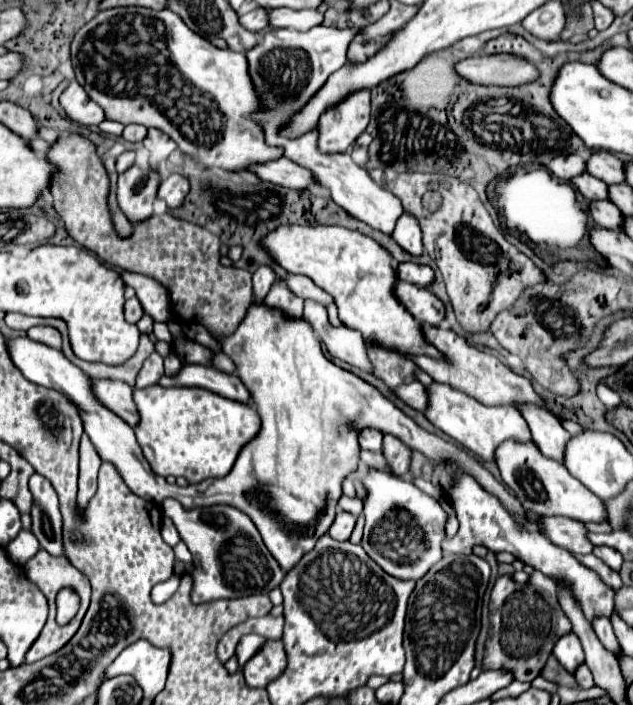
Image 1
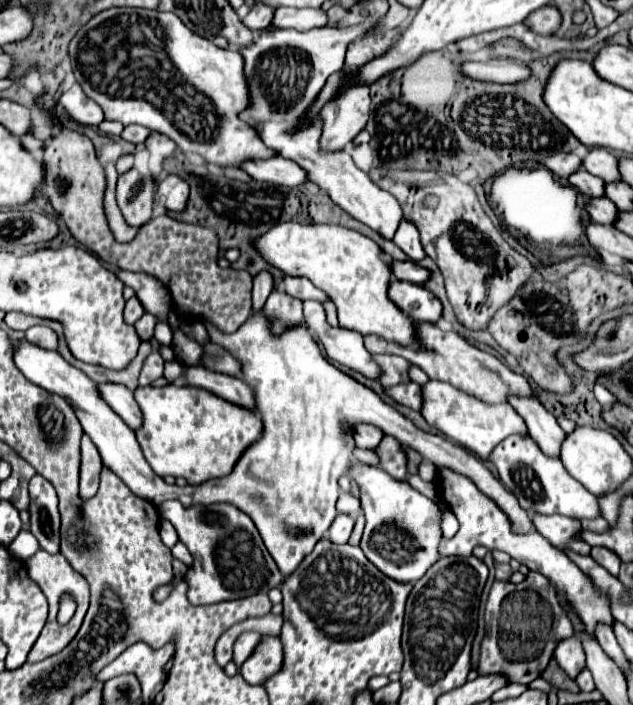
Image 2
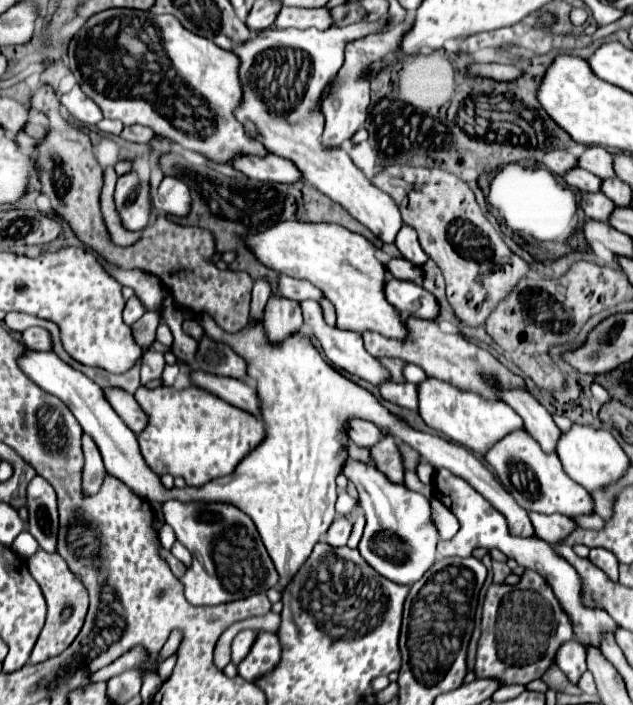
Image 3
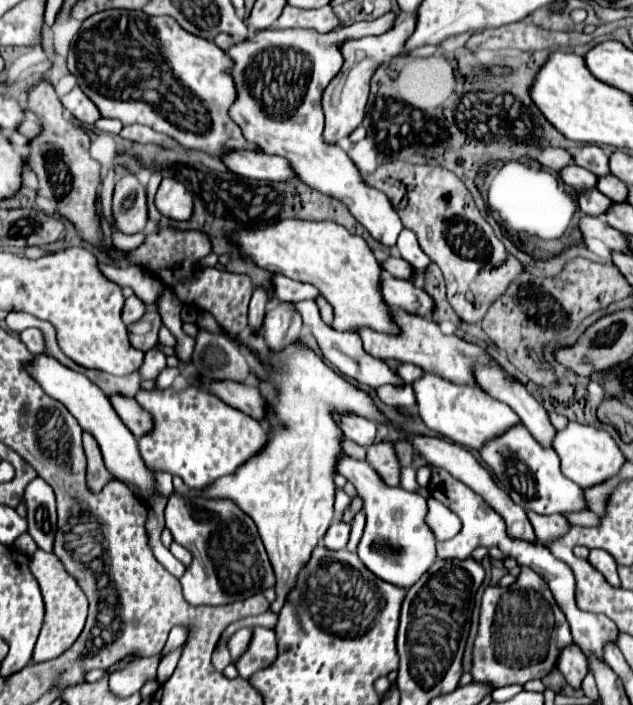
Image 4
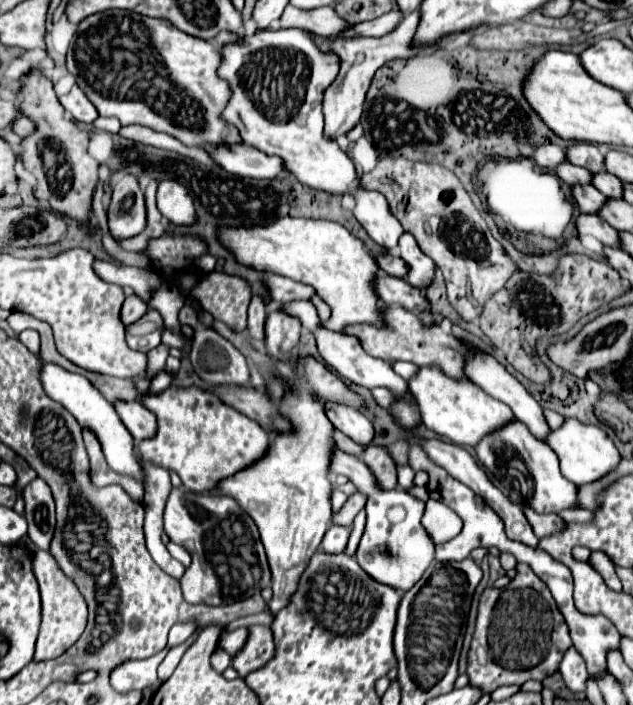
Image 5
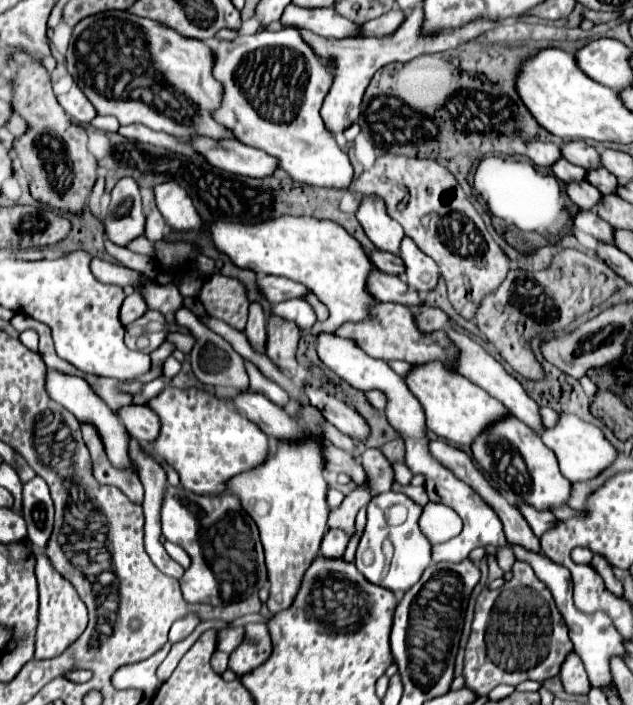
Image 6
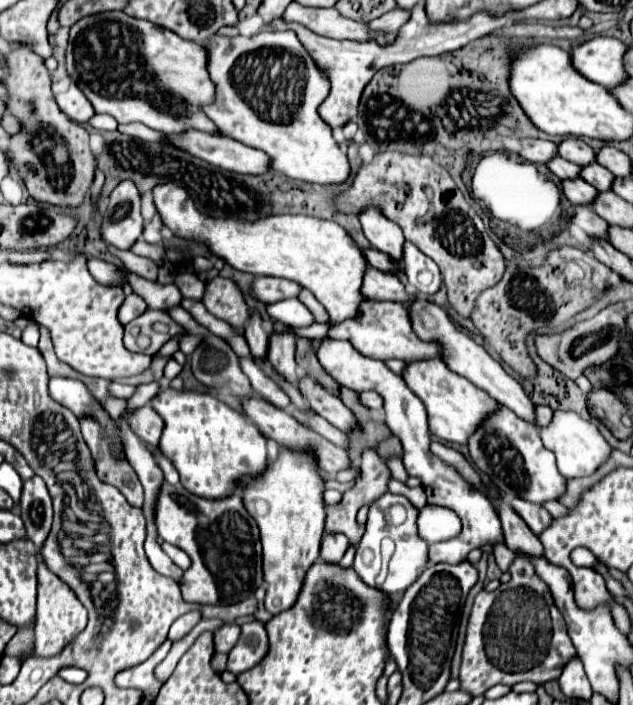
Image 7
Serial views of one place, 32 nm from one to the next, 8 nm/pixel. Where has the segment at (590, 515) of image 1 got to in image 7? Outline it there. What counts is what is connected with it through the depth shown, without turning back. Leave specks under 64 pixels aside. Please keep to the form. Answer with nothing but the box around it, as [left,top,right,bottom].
[468,406,566,506]

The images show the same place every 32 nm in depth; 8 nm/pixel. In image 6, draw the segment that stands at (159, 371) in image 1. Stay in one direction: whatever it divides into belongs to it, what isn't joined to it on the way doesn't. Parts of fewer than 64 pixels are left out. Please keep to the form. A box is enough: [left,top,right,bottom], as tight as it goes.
[150,342,174,366]

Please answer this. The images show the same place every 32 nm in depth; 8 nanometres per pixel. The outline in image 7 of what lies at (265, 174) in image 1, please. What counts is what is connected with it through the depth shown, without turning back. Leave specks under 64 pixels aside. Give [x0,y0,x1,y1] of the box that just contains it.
[170,130,270,176]

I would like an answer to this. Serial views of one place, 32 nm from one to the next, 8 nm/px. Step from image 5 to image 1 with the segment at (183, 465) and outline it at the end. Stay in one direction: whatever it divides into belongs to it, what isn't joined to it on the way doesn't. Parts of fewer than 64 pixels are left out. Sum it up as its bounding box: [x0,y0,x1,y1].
[134,386,260,484]

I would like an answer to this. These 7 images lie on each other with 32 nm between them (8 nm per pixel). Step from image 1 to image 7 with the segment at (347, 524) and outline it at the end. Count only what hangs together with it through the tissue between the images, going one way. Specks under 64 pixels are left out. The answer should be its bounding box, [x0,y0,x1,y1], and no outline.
[320,534,348,562]

